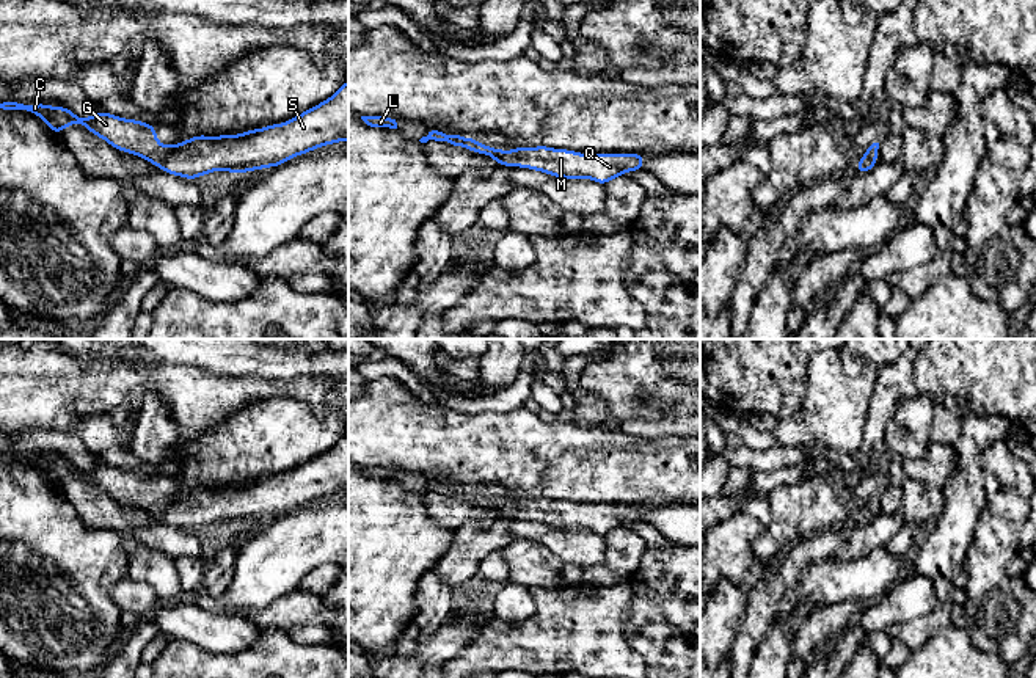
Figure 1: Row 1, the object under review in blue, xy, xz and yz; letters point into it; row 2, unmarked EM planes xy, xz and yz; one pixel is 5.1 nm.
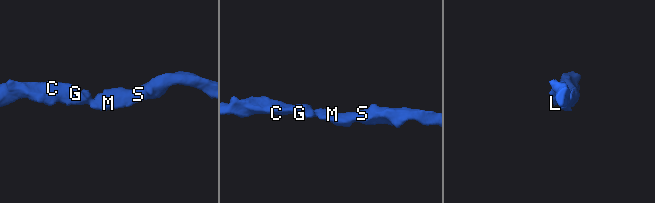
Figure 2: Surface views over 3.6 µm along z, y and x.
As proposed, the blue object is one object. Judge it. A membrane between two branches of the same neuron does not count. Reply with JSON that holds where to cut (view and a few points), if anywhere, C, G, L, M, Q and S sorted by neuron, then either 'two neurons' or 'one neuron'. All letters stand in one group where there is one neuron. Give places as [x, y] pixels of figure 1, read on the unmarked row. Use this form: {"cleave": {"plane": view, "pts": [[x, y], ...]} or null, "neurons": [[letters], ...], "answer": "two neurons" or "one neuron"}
{"cleave": null, "neurons": [["C", "G", "L", "M", "Q", "S"]], "answer": "one neuron"}

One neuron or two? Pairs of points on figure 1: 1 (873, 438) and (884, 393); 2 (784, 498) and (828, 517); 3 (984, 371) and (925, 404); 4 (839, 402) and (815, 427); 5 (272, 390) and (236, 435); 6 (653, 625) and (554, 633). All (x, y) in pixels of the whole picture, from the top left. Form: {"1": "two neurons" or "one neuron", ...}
{"1": "one neuron", "2": "one neuron", "3": "two neurons", "4": "one neuron", "5": "two neurons", "6": "two neurons"}

